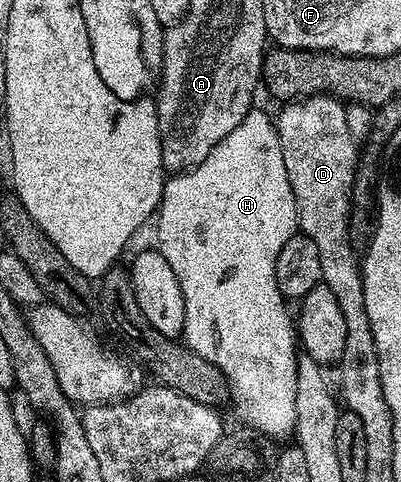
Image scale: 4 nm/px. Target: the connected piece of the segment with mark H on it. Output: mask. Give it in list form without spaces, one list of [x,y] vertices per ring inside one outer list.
[[[259,107],[251,108],[246,117],[238,124],[236,131],[232,131],[194,169],[188,169],[185,173],[171,176],[162,186],[162,203],[158,206],[156,222],[158,221],[158,252],[168,259],[168,267],[172,267],[176,279],[180,279],[180,291],[184,291],[184,334],[185,344],[191,353],[208,359],[226,376],[232,397],[242,401],[238,405],[238,417],[246,425],[267,433],[270,437],[290,437],[296,423],[296,375],[298,374],[299,346],[296,344],[296,333],[292,328],[292,313],[286,310],[287,298],[282,296],[280,287],[276,283],[276,259],[295,233],[299,232],[298,212],[296,211],[296,199],[292,195],[292,187],[288,183],[288,171],[284,171],[284,155],[280,151],[280,139],[278,138],[278,126],[275,118],[270,117]]]

